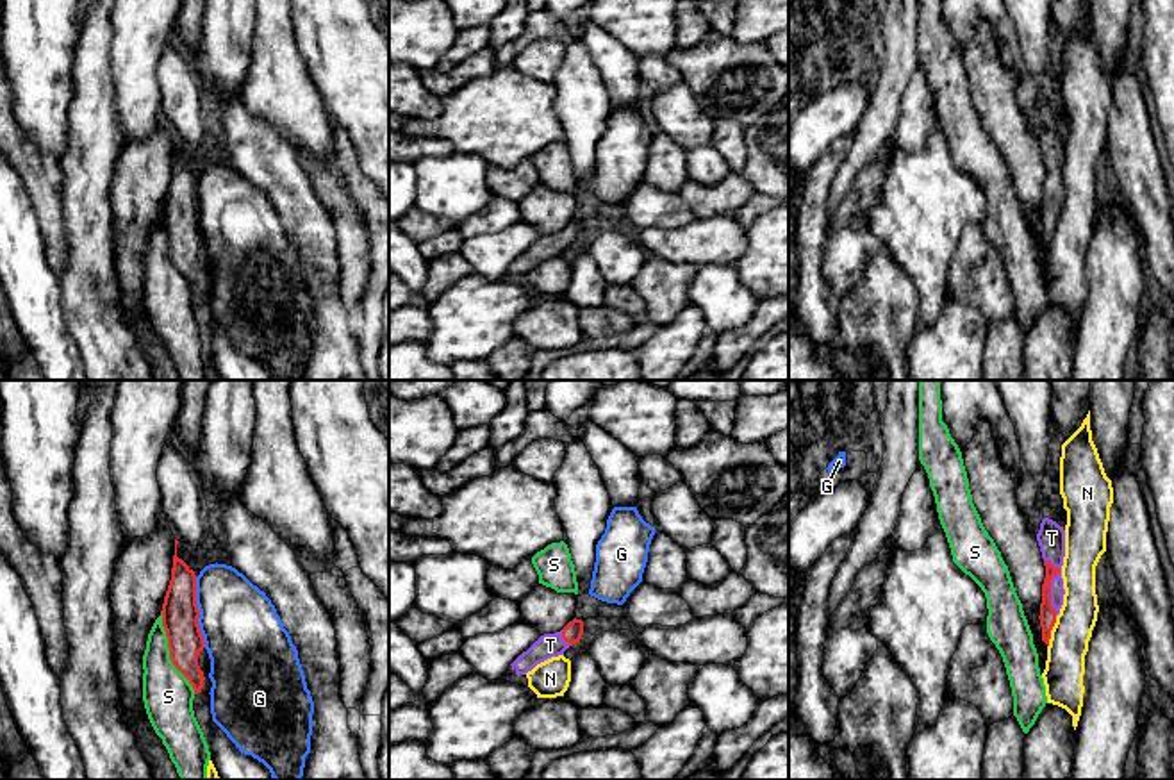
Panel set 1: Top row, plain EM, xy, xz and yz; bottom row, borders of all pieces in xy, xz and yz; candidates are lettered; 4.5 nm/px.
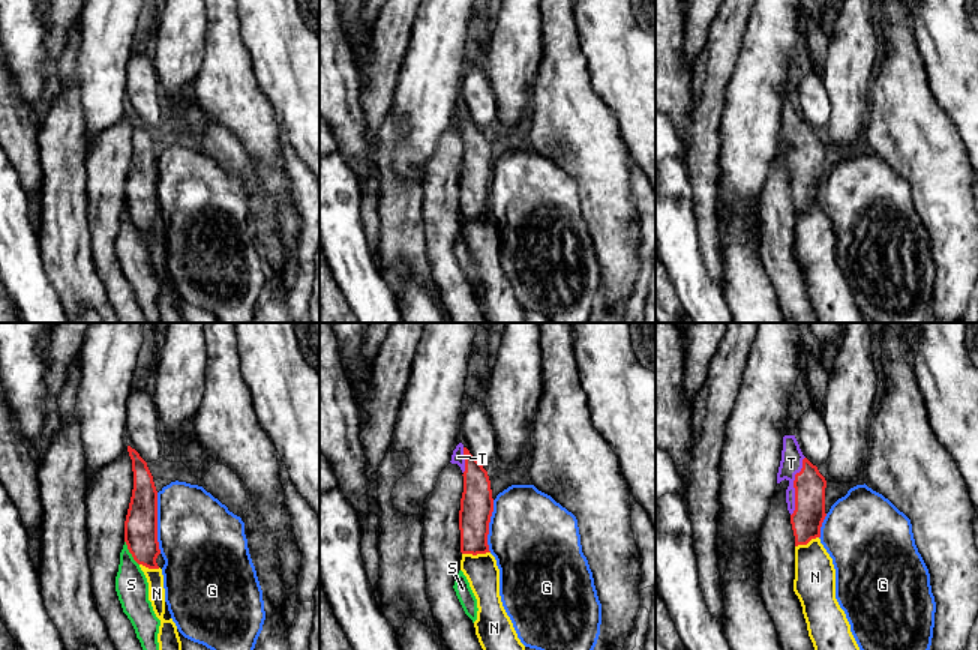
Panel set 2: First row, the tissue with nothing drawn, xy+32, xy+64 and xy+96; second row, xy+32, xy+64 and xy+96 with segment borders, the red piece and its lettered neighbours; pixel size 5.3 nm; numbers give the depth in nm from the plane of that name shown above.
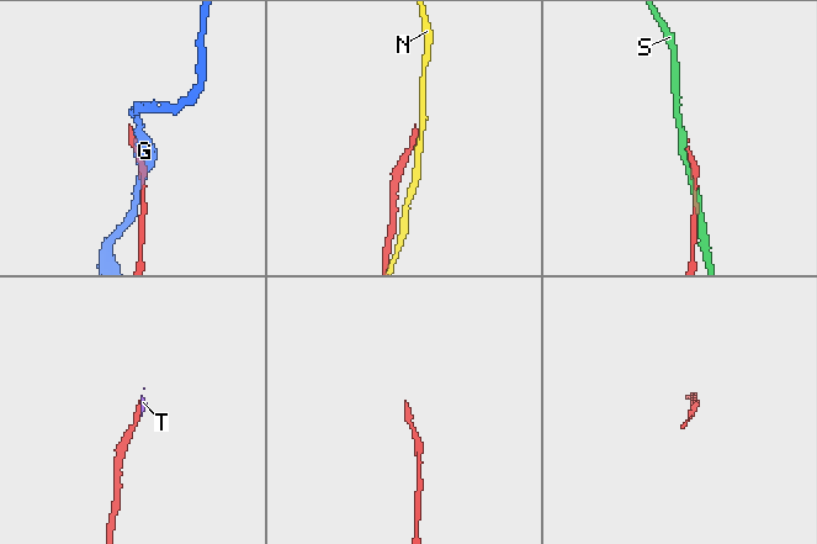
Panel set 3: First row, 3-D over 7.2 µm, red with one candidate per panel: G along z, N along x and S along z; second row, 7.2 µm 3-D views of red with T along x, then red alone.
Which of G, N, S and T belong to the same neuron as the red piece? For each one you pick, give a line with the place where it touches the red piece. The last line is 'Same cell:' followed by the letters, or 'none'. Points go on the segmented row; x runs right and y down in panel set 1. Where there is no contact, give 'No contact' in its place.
T: Touches red at yz (1049, 586)
Same cell: T

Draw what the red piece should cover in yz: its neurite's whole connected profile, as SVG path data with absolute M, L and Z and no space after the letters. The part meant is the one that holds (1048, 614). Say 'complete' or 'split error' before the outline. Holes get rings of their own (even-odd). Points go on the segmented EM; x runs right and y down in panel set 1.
split error; M1044 518L1037 541L1042 552L1046 578L1042 584L1040 626L1042 641L1049 646L1051 630L1063 605L1062 566L1065 557L1065 530L1056 521Z

